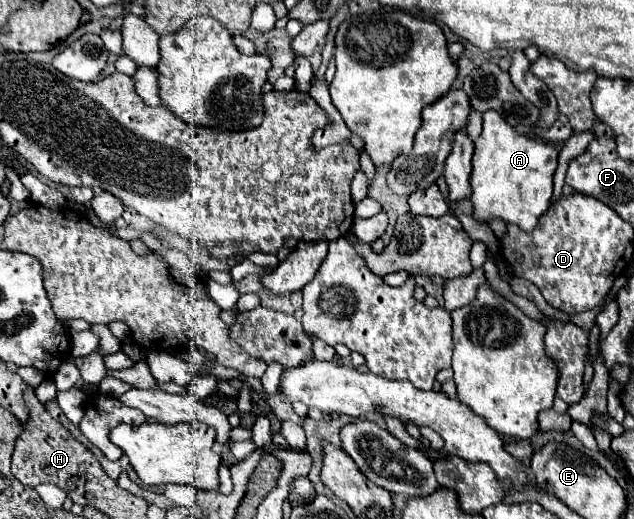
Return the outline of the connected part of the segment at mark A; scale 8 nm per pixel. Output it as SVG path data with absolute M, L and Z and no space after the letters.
M495 111L483 113L483 131L475 141L471 173L473 217L479 223L503 219L505 223L519 225L523 231L533 231L539 217L549 209L555 169L557 151L553 145L545 145L535 137L519 135Z

